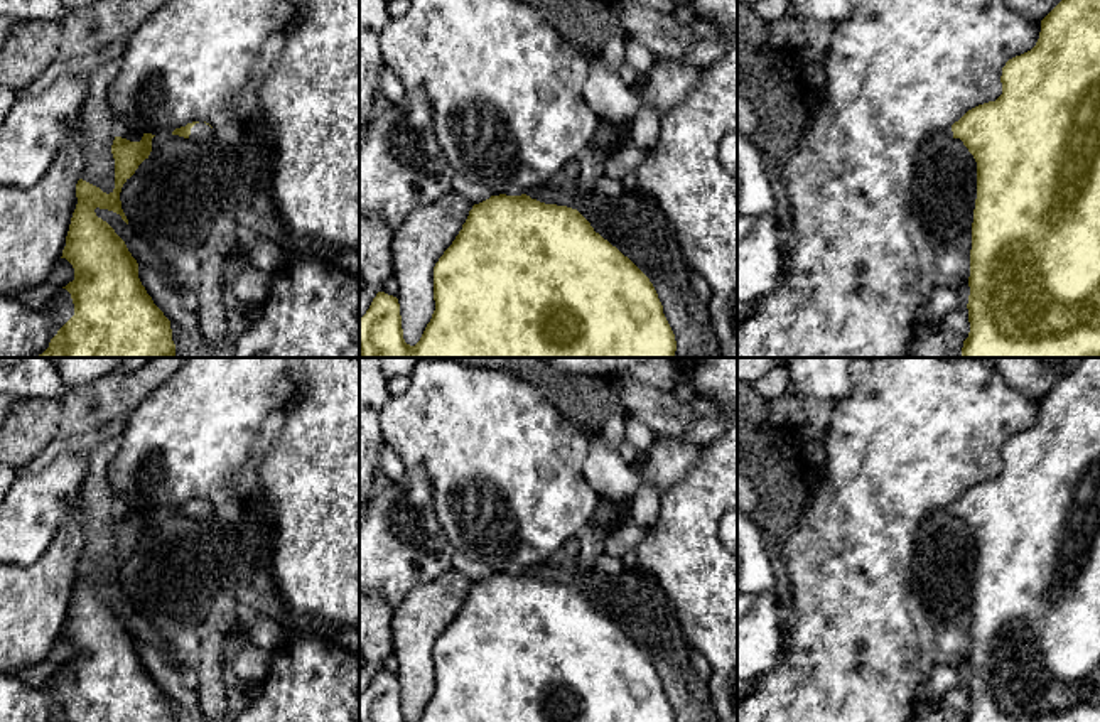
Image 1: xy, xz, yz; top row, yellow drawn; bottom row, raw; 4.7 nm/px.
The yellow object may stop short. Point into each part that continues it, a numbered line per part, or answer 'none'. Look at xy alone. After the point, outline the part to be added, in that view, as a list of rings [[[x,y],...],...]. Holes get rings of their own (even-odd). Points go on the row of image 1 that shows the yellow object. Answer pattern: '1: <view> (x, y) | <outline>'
1: xy (199, 132) | [[[204,121],[196,123],[191,128],[191,135],[189,135],[189,138],[196,140],[196,142],[209,140],[213,137],[214,137],[214,130],[209,125],[206,125]]]

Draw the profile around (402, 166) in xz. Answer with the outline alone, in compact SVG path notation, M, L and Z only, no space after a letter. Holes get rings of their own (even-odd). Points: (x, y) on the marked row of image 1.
M407 89L408 105L381 101L359 145L359 213L378 214L398 229L408 214L452 192L457 174L439 143L432 105L422 89Z

